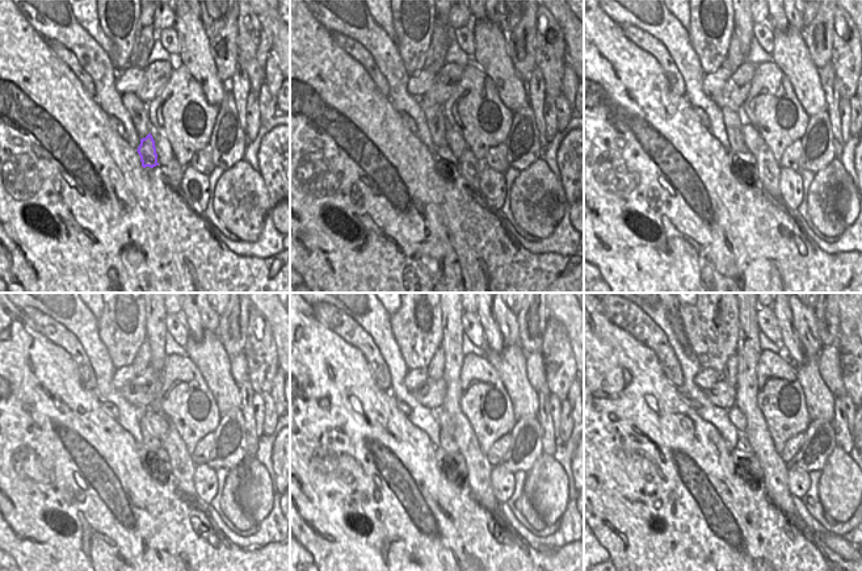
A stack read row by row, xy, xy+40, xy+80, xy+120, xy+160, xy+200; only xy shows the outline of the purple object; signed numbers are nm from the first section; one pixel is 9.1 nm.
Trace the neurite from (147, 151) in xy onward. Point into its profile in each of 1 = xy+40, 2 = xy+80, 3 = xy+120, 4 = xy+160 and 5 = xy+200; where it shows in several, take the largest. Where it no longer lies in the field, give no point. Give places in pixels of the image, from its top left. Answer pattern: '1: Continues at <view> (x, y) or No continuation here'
1: Continues at xy+40 (442, 152)
2: Continues at xy+80 (748, 158)
3: Continues at xy+120 (160, 454)
4: Continues at xy+160 (457, 458)
5: Continues at xy+200 (755, 470).

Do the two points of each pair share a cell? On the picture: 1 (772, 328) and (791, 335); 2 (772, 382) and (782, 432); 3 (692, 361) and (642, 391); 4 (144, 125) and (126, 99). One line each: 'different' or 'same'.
1: different
2: same
3: different
4: same

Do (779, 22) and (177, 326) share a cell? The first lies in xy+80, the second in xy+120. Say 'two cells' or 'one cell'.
two cells

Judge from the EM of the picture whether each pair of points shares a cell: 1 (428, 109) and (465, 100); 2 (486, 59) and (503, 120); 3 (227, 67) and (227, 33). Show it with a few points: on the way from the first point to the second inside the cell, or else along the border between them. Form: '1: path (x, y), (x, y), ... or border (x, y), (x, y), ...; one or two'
1: border (440, 106), (448, 124); two
2: border (474, 62), (492, 80), (500, 100), (505, 105); two
3: path (227, 59), (230, 41); one

